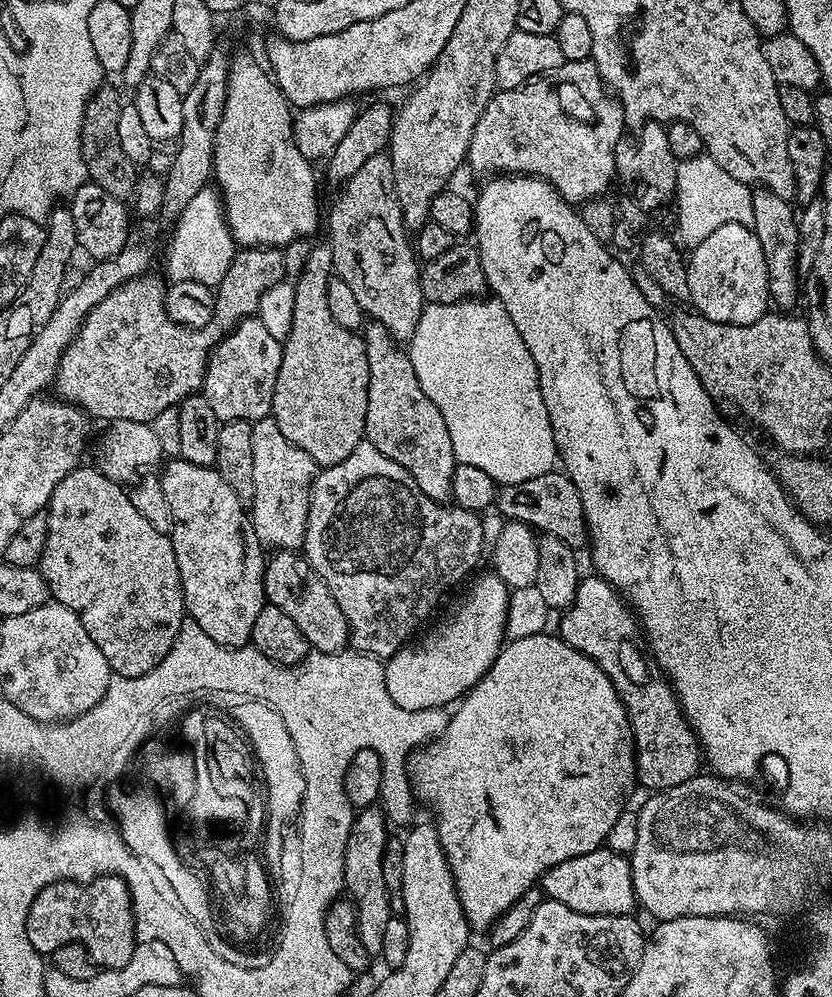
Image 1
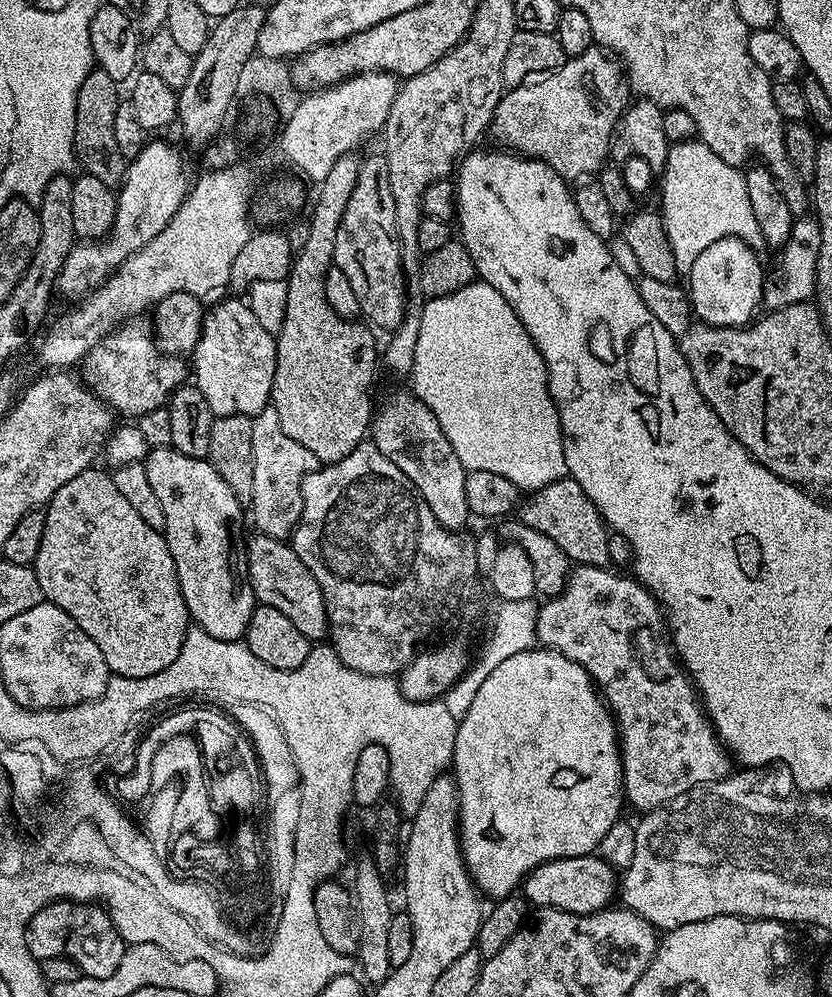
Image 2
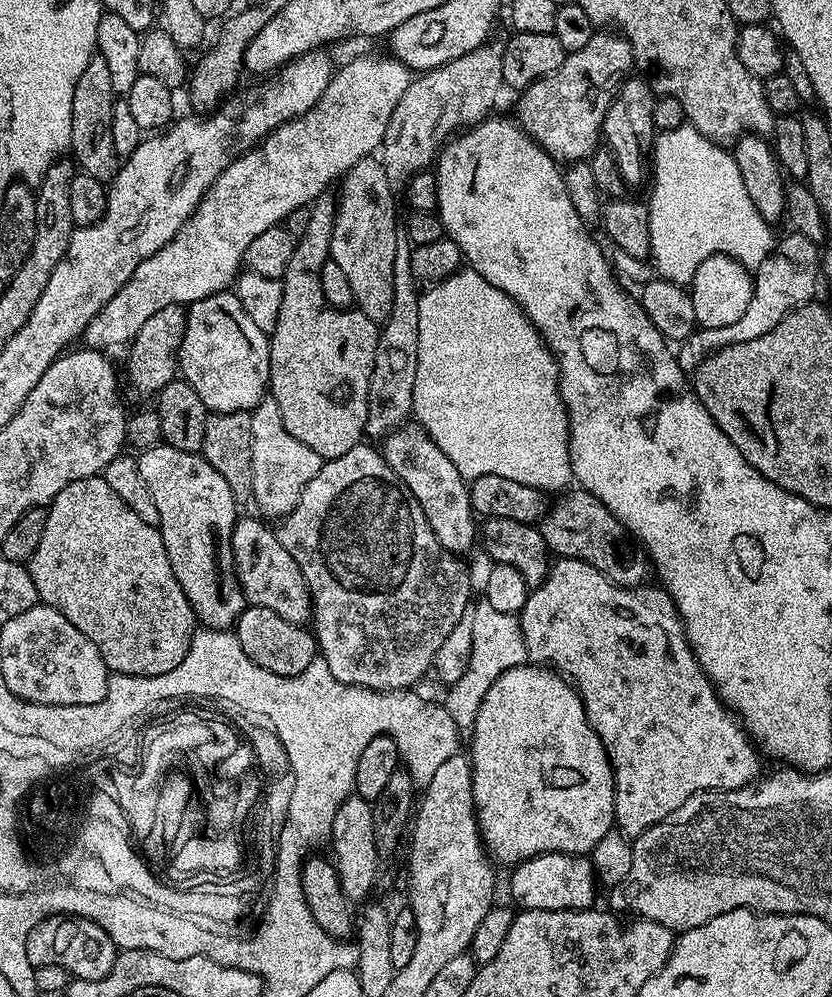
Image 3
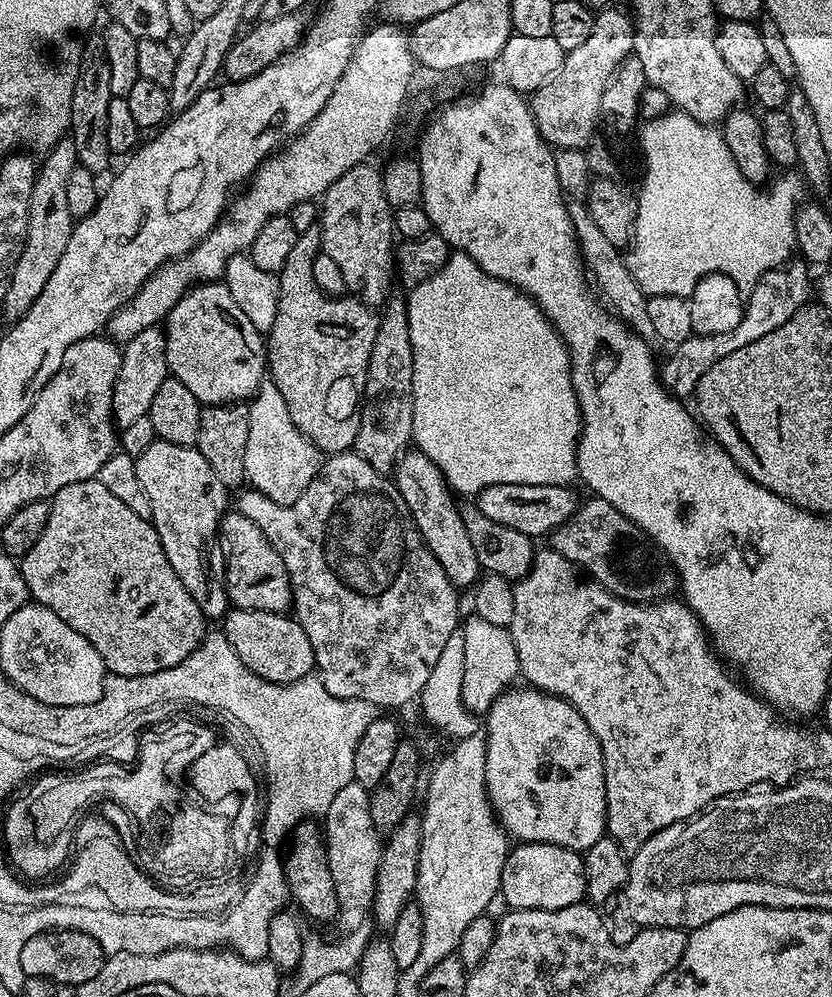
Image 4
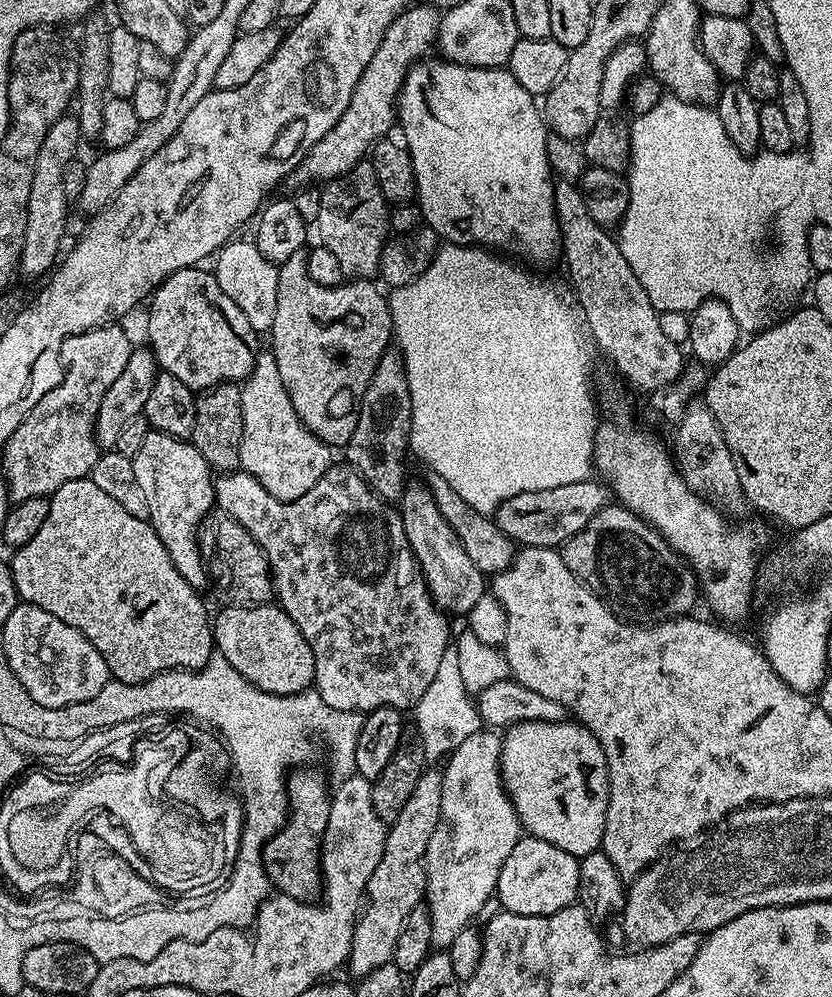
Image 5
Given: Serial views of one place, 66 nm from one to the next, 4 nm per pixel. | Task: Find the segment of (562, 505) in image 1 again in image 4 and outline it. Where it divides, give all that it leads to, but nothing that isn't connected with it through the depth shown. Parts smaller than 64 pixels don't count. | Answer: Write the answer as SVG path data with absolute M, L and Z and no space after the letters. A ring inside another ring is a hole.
M592 496L585 504L583 501L565 524L554 529L551 540L551 551L562 554L619 600L654 604L677 595L676 570L661 548L601 496Z

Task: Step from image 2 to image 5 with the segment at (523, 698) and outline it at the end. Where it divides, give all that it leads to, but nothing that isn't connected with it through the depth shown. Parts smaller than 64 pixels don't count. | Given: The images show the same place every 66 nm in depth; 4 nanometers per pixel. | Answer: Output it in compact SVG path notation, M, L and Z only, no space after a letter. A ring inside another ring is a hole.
M565 718L562 720L528 720L525 724L513 724L503 733L502 739L504 745L500 755L500 773L504 779L504 789L508 792L508 797L512 799L512 805L516 808L521 829L527 835L537 836L538 839L550 842L577 858L597 851L604 842L606 810L608 809L608 767L606 766L606 754L596 735L575 719Z

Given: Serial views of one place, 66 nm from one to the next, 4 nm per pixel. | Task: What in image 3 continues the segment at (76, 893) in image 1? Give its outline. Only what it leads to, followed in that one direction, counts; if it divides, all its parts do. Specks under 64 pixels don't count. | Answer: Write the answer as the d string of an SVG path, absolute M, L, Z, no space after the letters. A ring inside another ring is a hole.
M71 914L51 916L30 930L26 938L26 958L33 968L38 966L62 966L69 977L78 980L106 978L114 966L117 954L116 943L92 920Z

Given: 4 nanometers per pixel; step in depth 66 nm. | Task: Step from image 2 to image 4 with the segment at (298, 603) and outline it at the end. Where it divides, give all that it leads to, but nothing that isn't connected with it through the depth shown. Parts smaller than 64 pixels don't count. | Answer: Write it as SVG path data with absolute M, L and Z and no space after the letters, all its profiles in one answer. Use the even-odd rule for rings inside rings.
M229 510L220 519L220 536L226 545L224 580L228 583L229 601L246 610L287 613L292 607L292 583L278 550L266 542L266 534L246 514Z

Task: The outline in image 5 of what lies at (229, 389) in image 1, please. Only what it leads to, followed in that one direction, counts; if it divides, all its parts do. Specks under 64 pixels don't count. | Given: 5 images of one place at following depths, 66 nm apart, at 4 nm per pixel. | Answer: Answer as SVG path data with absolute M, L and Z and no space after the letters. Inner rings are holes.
M193 266L170 274L154 289L148 306L147 343L156 355L157 365L193 393L203 393L219 384L243 382L252 373L258 333L218 286L215 271Z

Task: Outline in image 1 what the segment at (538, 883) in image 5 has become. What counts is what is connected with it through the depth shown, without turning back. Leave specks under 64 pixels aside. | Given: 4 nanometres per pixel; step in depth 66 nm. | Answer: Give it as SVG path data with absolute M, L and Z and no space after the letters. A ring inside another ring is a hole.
M607 846L558 862L558 866L544 873L542 889L547 899L562 902L562 906L570 906L570 910L578 910L578 914L587 916L626 916L638 908L629 857Z

